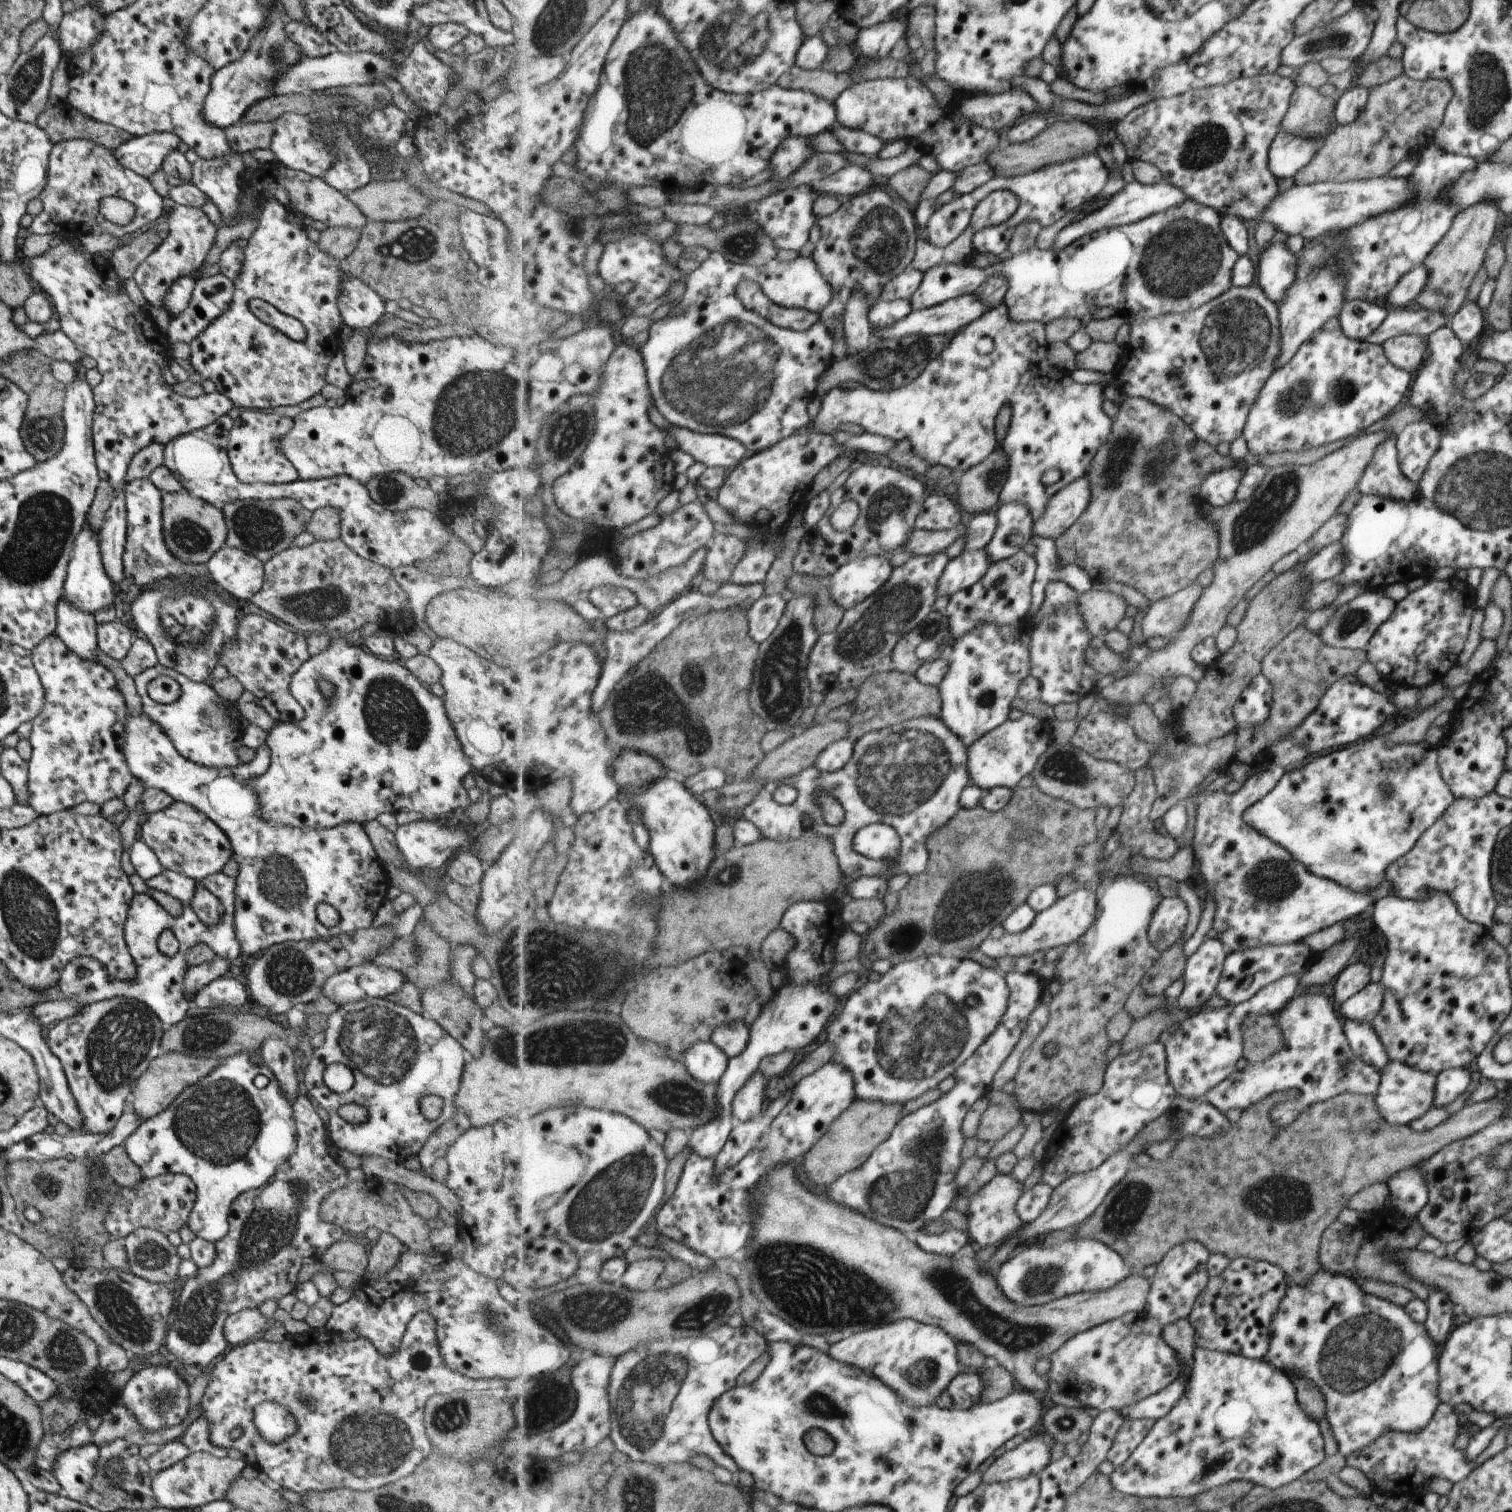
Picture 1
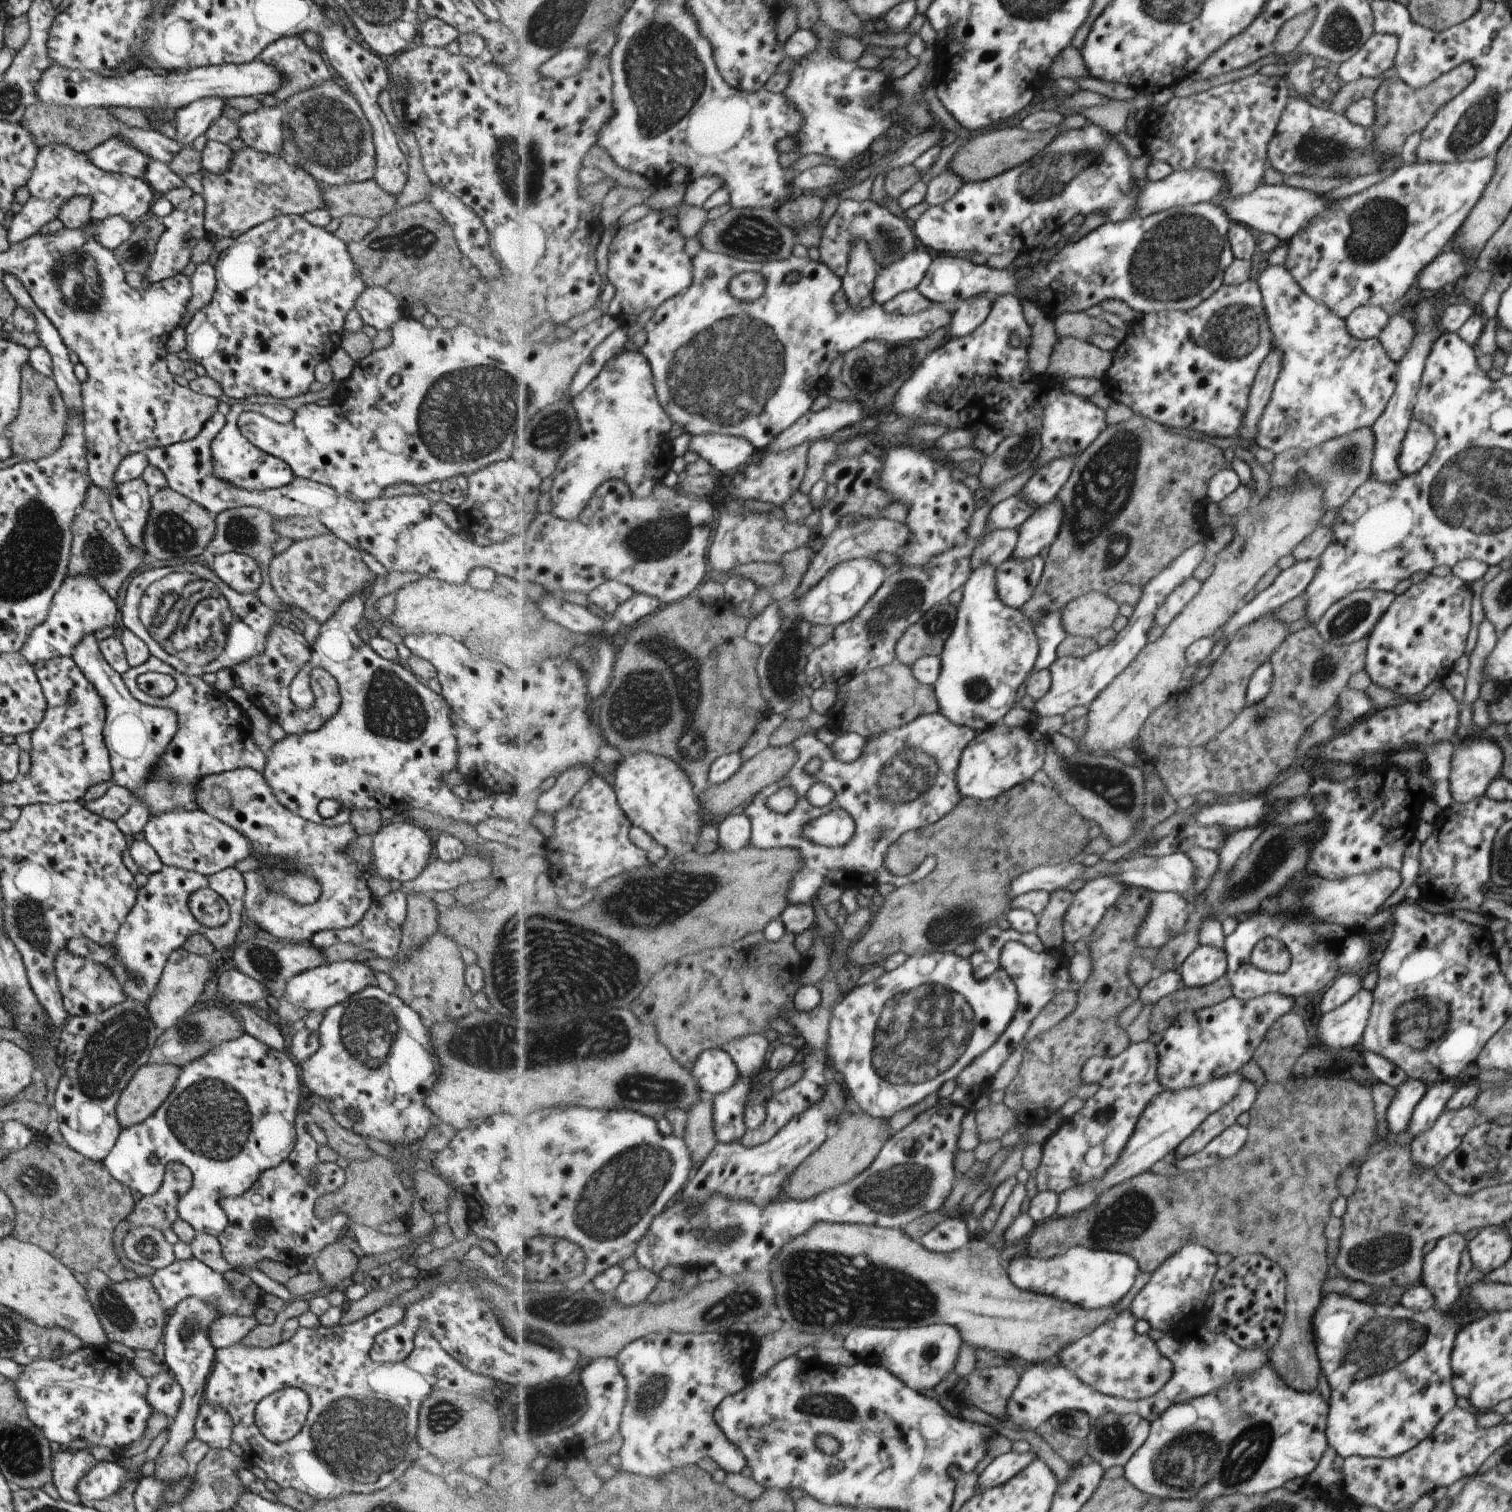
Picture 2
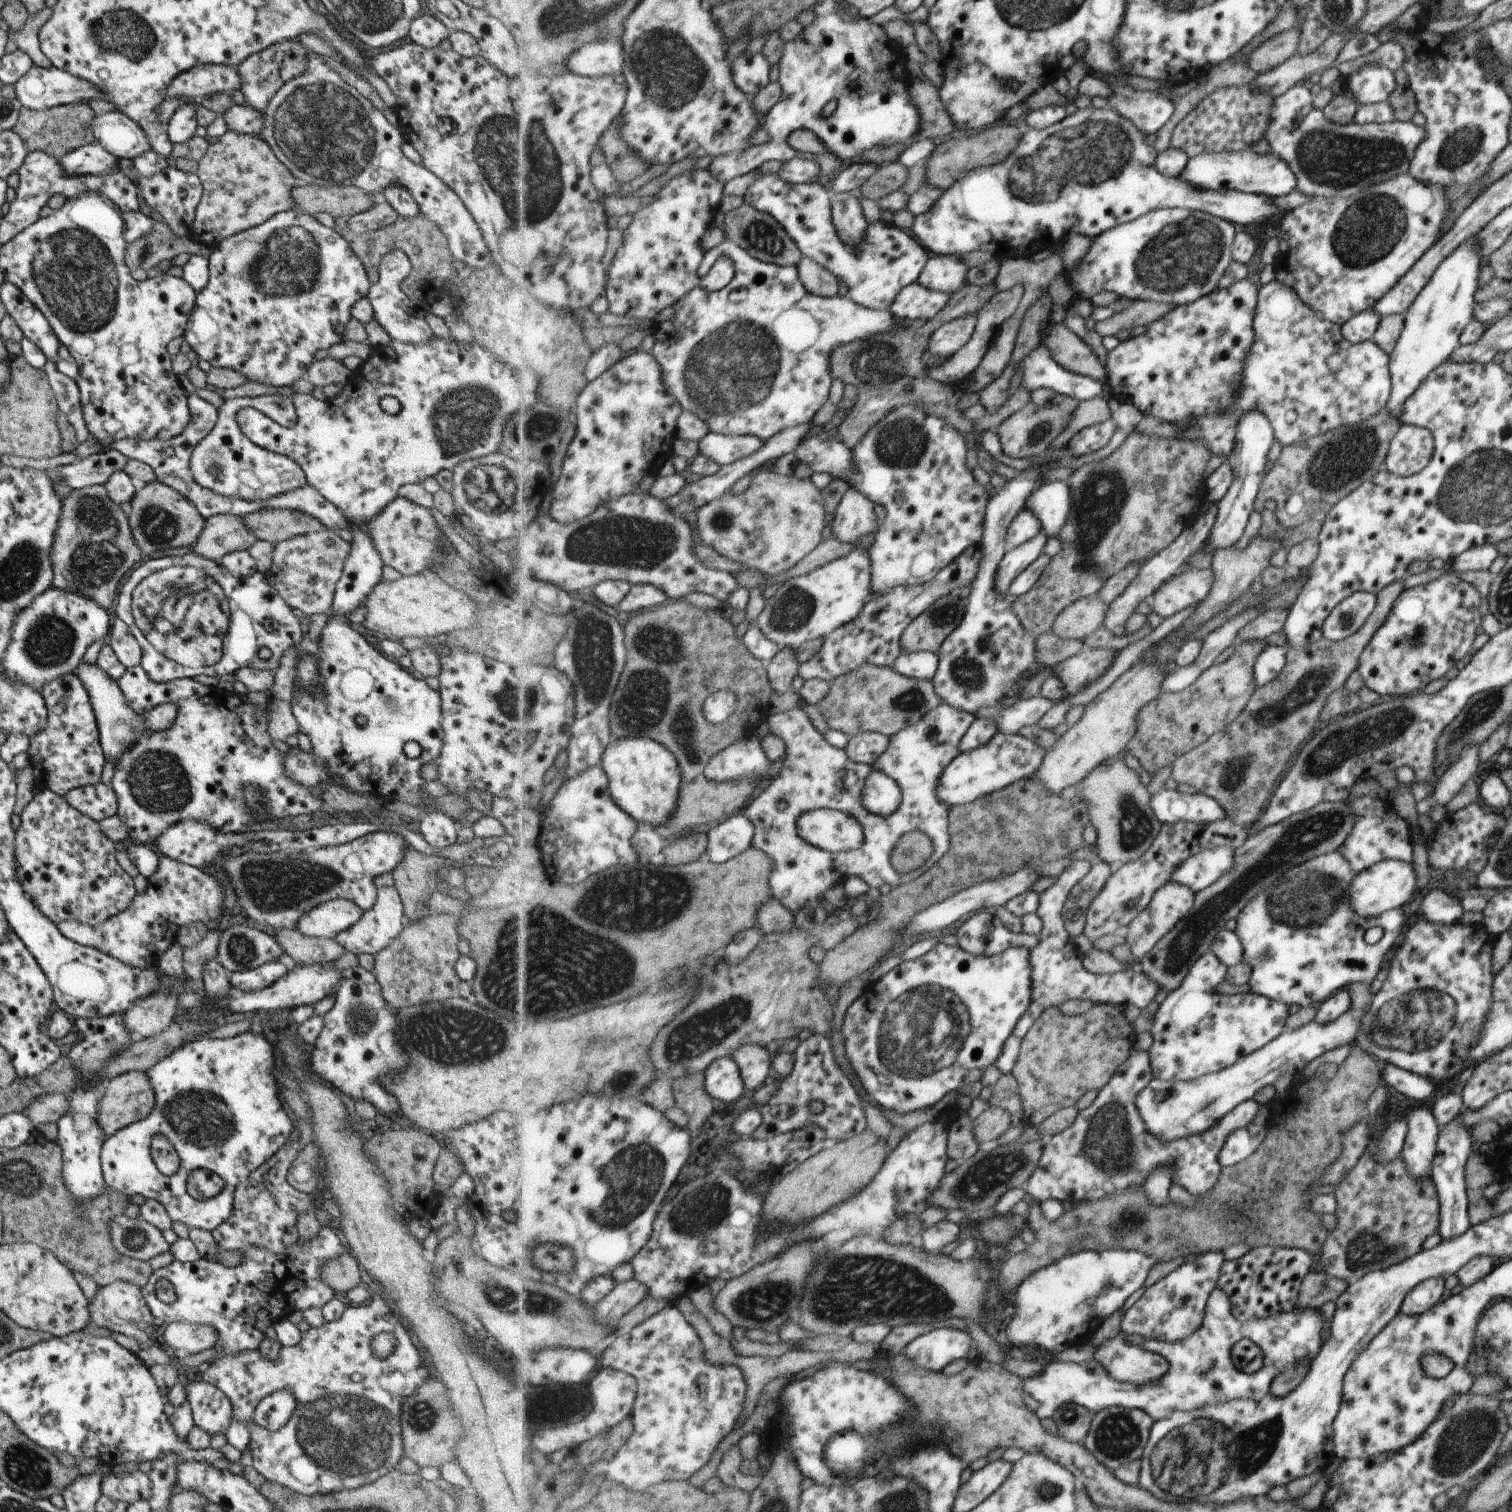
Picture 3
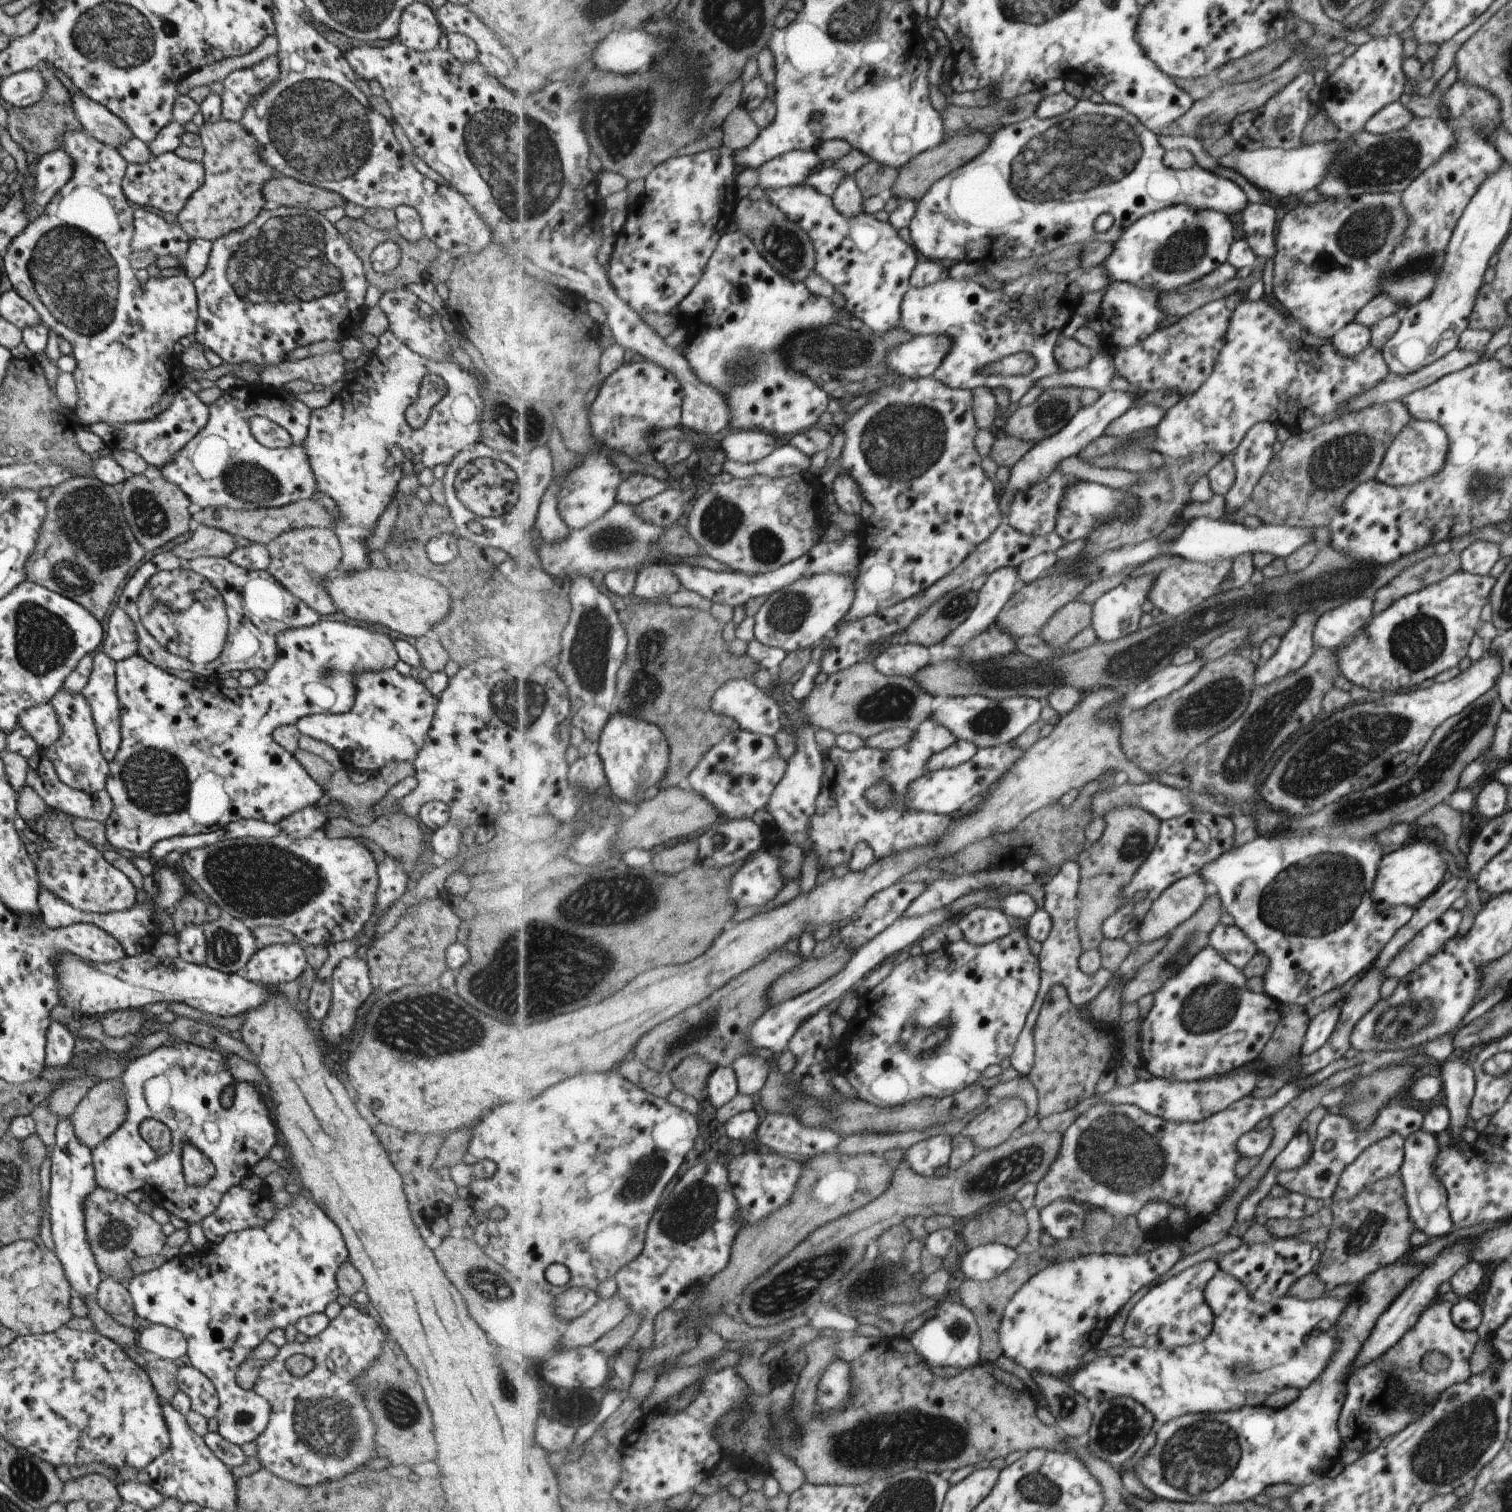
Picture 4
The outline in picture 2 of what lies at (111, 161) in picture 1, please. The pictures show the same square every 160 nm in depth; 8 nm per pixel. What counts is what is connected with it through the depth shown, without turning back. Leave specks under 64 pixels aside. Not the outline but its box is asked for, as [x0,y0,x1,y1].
[4,143,156,244]

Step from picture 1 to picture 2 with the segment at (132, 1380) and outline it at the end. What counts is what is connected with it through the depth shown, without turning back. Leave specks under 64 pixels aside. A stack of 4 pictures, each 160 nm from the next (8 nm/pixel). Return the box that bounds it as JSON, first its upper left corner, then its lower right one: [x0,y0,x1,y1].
[145,1371,182,1418]

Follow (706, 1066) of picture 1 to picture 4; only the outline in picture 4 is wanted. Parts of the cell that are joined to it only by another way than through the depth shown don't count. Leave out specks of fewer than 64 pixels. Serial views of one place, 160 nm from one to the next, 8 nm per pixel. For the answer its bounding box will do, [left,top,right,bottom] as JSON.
[708,1066,738,1107]

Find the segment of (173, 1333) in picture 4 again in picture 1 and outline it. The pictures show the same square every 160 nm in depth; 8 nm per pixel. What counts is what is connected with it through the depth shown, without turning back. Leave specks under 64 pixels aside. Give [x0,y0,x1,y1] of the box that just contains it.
[222,1307,270,1350]

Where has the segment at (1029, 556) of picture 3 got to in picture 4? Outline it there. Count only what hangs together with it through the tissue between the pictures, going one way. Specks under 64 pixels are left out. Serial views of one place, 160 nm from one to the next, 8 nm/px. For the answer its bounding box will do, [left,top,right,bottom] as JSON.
[941,566,1021,648]

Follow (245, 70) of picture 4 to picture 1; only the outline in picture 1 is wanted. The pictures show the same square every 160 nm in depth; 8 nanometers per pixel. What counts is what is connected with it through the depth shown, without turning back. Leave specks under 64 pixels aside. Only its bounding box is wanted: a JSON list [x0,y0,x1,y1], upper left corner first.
[283,18,333,59]

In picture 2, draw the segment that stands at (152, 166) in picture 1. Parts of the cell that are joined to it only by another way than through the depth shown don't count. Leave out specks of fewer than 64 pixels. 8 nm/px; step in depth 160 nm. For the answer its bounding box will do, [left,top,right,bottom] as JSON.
[86,135,150,180]

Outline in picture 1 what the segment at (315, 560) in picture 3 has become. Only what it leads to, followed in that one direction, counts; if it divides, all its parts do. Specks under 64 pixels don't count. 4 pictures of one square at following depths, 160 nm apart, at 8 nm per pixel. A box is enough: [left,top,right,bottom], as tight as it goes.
[249,539,408,637]

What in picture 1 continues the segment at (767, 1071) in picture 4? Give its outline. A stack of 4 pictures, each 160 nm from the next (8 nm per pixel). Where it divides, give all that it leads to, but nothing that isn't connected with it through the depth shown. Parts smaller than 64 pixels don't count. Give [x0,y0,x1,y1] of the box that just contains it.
[711,1021,750,1058]

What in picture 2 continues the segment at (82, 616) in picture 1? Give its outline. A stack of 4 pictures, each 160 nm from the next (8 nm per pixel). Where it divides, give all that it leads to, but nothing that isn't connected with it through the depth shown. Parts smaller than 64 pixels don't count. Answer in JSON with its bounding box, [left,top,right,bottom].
[70,635,373,943]

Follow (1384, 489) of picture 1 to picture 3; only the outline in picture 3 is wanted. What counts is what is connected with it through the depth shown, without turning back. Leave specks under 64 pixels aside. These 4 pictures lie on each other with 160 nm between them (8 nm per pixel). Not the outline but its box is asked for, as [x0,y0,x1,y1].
[1383,234,1484,418]

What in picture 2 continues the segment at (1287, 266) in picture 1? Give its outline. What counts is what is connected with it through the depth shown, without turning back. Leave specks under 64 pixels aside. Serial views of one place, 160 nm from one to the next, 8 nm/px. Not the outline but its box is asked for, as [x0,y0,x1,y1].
[1256,265,1399,455]

